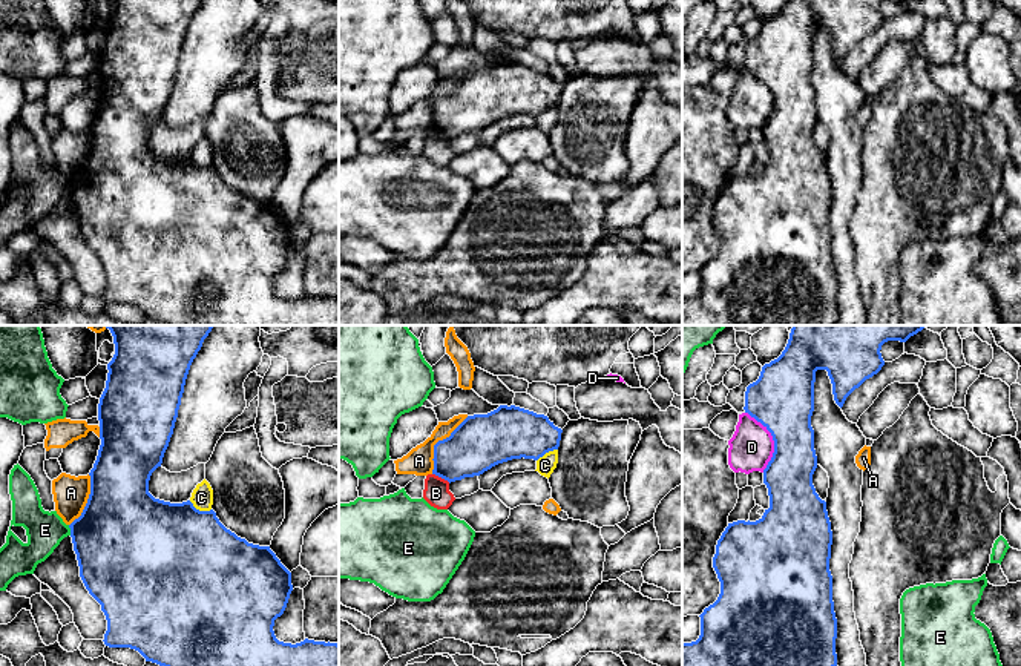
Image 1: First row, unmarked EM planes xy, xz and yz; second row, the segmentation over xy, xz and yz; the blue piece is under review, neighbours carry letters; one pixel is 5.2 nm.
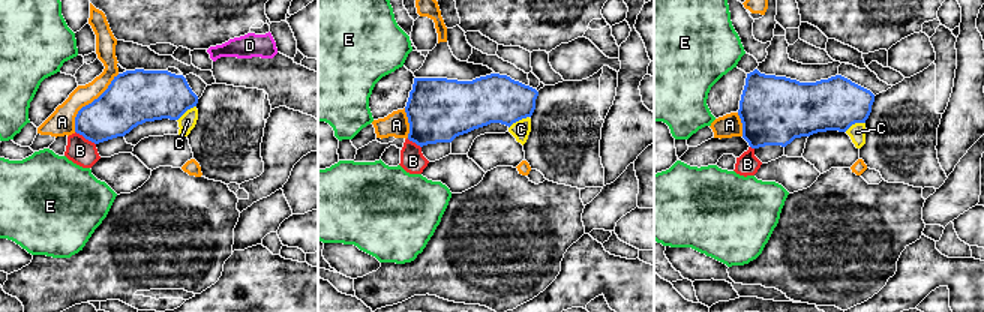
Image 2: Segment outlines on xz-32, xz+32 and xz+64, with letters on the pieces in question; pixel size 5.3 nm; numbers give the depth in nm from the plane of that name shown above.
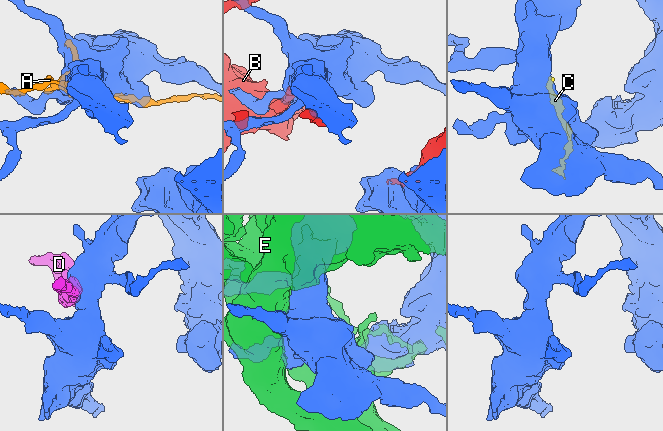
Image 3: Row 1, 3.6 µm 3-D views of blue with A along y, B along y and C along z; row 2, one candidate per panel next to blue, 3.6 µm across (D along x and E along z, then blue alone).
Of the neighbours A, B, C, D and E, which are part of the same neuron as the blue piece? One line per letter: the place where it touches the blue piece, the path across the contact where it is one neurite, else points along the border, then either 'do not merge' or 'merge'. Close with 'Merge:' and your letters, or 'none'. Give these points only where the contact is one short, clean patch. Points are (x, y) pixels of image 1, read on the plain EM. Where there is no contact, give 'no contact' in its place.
A: meets blue in xz at (437, 98); do not merge
B: meets blue in xz at (442, 134); do not merge
C: meets blue in xy at (198, 166); do not merge
D: meets blue in yz at (773, 95); do not merge
E: meets blue in xy at (71, 186); do not merge
Merge: none

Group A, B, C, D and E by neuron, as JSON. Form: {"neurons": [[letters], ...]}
{"neurons": [["A"], ["B"], ["C"], ["D"], ["E"]]}

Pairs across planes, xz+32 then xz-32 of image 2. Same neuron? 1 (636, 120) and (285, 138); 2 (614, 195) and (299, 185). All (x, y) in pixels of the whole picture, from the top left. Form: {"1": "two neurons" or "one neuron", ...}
{"1": "one neuron", "2": "two neurons"}

